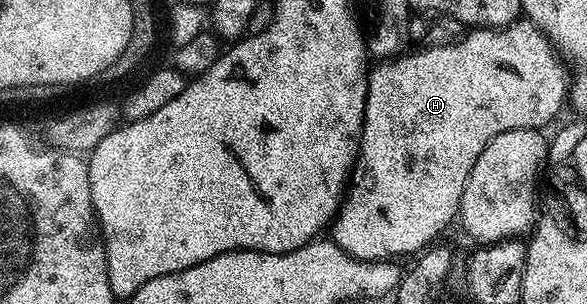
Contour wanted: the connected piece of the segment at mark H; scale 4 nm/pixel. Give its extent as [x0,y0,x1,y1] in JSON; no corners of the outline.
[333,17,569,261]

